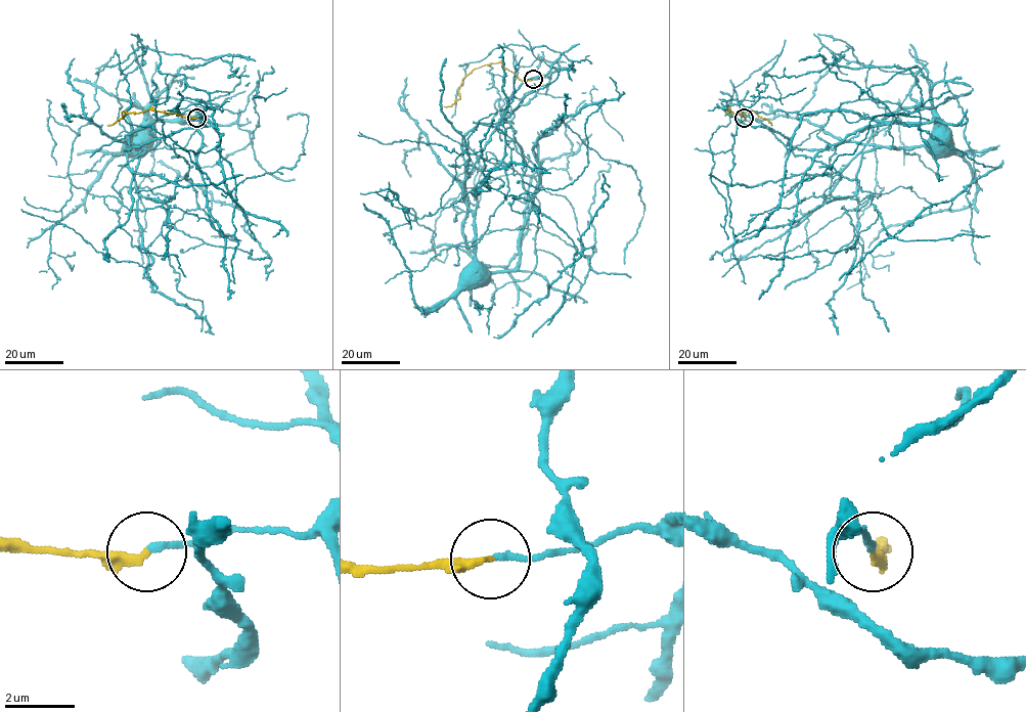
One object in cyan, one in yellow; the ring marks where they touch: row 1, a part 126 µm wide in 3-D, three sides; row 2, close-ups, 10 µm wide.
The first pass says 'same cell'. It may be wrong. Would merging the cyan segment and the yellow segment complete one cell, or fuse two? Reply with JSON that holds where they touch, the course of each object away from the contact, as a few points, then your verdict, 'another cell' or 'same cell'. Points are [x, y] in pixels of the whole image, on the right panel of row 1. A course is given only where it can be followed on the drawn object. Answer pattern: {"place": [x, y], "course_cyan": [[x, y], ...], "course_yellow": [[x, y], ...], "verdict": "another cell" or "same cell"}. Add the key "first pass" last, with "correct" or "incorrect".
{"place": [744, 118], "course_cyan": [[744, 117], [728, 186], [734, 235], [776, 207], [813, 195], [852, 197], [864, 152], [932, 150]], "course_yellow": [[744, 117], [727, 112], [754, 112], [771, 125]], "verdict": "same cell", "first pass": "correct"}

